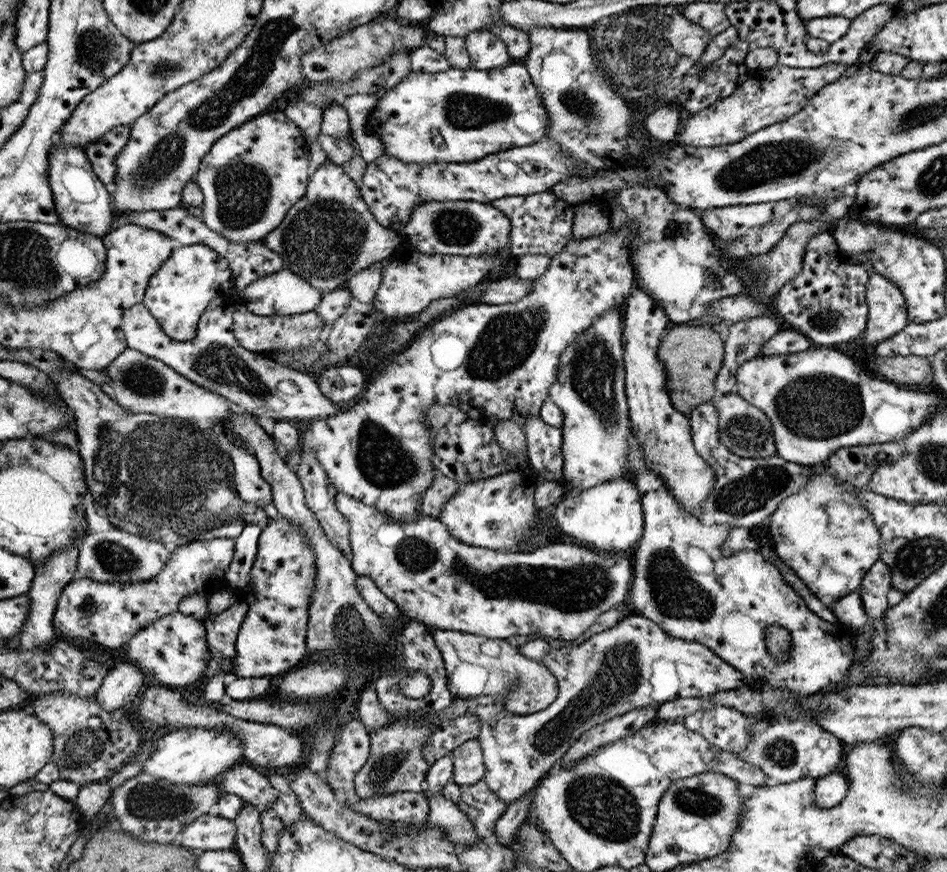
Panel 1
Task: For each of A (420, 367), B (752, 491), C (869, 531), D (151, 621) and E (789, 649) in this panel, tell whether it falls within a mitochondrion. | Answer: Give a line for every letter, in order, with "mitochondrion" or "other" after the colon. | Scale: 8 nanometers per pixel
A: other
B: mitochondrion
C: other
D: other
E: other

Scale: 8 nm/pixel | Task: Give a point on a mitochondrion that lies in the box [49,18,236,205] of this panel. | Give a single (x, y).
(91, 51)

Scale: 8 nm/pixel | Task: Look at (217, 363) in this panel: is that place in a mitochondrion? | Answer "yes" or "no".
yes

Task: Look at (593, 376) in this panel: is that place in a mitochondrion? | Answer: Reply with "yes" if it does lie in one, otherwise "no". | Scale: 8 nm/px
yes

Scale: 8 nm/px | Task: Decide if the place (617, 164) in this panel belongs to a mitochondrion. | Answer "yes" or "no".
no

